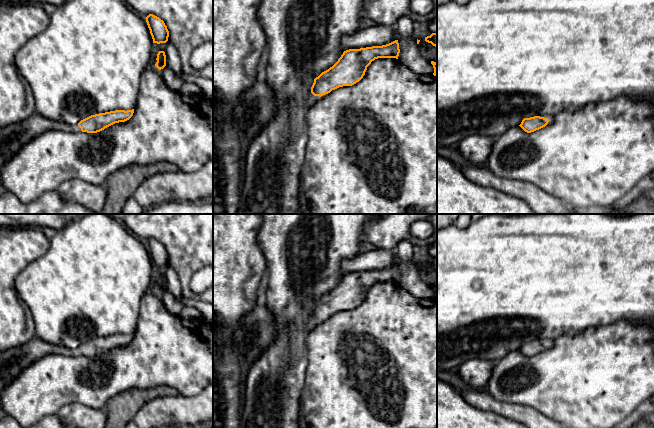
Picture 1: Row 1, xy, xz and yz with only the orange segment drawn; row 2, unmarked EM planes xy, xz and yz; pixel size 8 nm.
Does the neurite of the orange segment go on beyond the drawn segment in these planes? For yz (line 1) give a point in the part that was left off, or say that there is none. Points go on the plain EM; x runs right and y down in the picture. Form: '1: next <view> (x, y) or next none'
1: next none

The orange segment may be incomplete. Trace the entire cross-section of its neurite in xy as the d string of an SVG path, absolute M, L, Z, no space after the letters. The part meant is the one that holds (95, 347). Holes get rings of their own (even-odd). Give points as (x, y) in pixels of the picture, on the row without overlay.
M115 334L91 339L77 349L53 345L34 336L28 342L0 352L0 393L16 379L22 371L43 356L57 353L65 356L97 357L119 346L129 344L132 334Z

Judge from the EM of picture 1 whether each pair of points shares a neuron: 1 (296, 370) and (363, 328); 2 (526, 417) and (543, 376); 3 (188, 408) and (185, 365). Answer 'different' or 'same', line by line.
1: different
2: different
3: different

